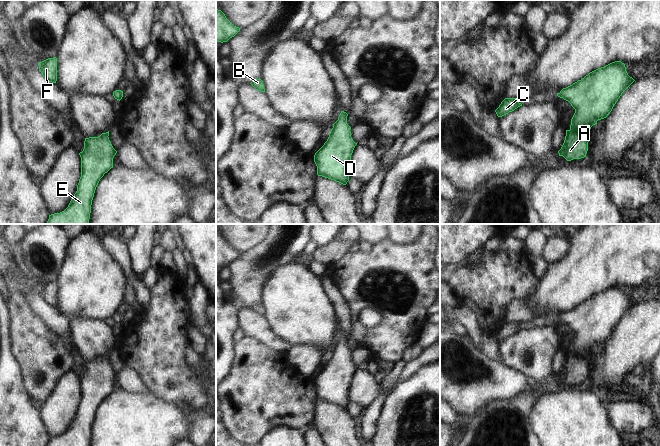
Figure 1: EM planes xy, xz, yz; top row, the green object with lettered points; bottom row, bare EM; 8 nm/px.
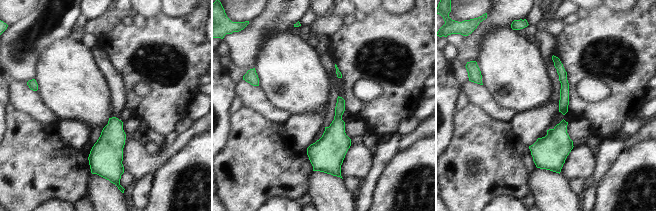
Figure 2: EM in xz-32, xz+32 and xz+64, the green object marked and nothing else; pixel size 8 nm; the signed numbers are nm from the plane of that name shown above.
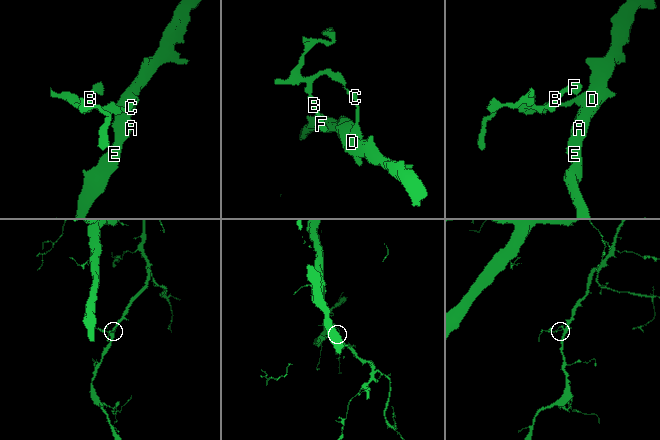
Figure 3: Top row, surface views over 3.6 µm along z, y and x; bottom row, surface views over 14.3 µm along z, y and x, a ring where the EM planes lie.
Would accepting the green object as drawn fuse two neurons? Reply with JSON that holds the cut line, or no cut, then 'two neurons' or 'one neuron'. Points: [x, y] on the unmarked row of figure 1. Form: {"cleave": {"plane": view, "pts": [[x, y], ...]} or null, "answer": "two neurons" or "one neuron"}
{"cleave": null, "answer": "one neuron"}

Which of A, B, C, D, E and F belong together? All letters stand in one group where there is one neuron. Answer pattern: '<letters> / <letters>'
A B C D E F

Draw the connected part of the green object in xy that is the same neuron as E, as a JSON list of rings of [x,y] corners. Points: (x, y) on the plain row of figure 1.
[[[109,355],[98,361],[85,362],[81,381],[81,401],[68,431],[49,439],[47,446],[89,446],[91,429],[100,403],[113,392],[117,375],[109,364]]]

